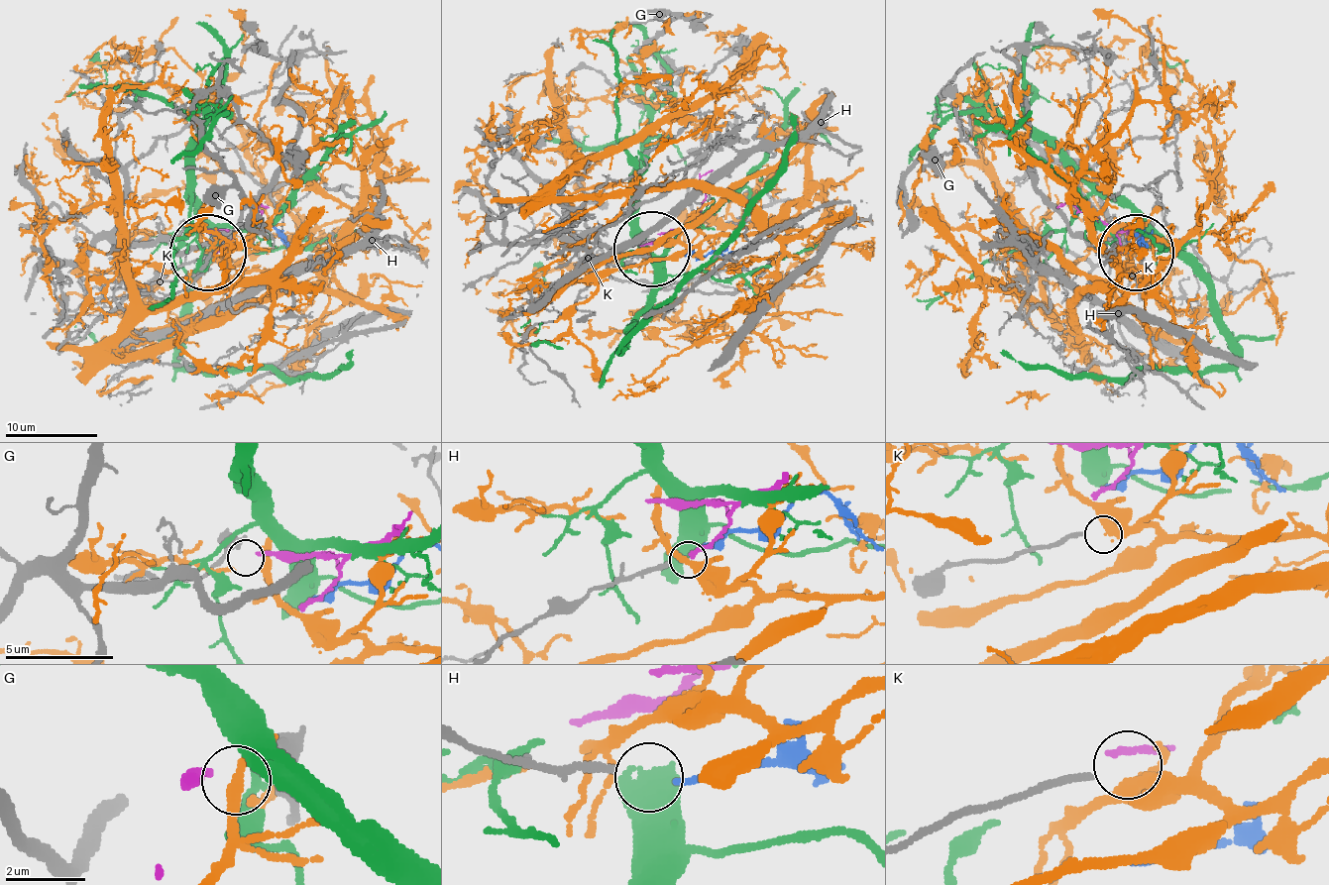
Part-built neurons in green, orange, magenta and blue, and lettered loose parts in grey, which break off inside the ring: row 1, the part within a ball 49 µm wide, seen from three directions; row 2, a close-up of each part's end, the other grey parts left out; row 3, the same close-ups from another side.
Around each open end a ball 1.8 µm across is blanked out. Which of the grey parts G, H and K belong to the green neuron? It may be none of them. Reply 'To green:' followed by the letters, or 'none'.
To green: none

